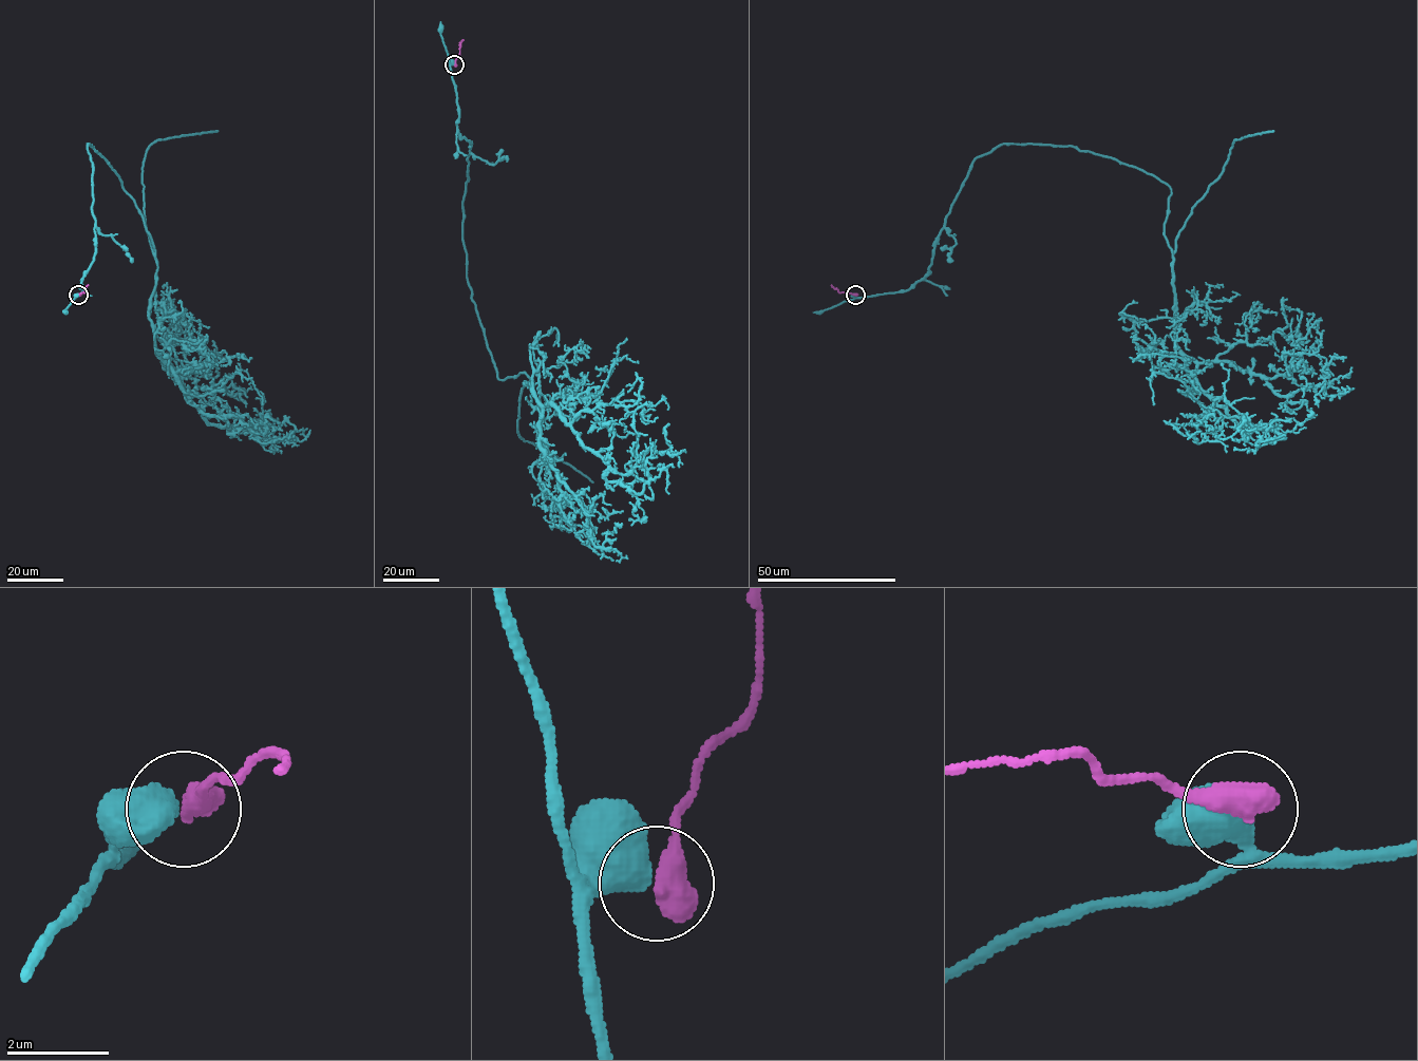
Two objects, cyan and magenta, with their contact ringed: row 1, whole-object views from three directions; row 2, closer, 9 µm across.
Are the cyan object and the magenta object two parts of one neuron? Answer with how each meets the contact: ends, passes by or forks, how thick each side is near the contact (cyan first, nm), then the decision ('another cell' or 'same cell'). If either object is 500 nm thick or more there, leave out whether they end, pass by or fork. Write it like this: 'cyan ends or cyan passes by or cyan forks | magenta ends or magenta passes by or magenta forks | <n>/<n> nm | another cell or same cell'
600/600 nm | another cell

